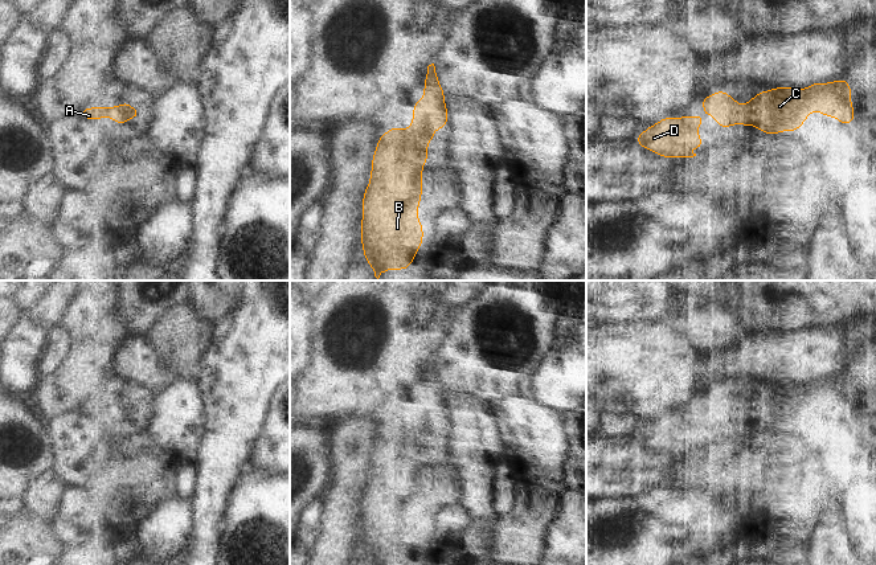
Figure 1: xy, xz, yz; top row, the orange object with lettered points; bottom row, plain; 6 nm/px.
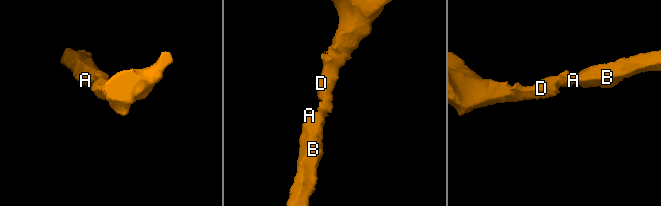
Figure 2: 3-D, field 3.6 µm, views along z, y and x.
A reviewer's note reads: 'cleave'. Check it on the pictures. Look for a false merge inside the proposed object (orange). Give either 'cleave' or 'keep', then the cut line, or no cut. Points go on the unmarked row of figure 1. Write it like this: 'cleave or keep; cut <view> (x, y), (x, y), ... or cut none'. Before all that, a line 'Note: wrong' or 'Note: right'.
Note: wrong
keep; cut none

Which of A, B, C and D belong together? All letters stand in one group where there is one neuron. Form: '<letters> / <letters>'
A B C D

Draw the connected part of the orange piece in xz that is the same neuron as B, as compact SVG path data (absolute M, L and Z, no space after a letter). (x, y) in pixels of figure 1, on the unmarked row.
M431 360L425 373L423 393L413 401L412 423L394 422L380 431L371 458L371 474L363 490L360 529L364 556L372 565L409 565L416 556L423 539L423 521L418 516L418 503L423 488L422 467L429 453L427 439L437 433L431 426L445 426L447 418L445 388Z

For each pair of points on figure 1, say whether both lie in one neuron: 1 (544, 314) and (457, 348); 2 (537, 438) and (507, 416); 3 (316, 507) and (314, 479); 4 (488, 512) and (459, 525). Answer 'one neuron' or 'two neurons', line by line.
1: one neuron
2: one neuron
3: two neurons
4: two neurons

